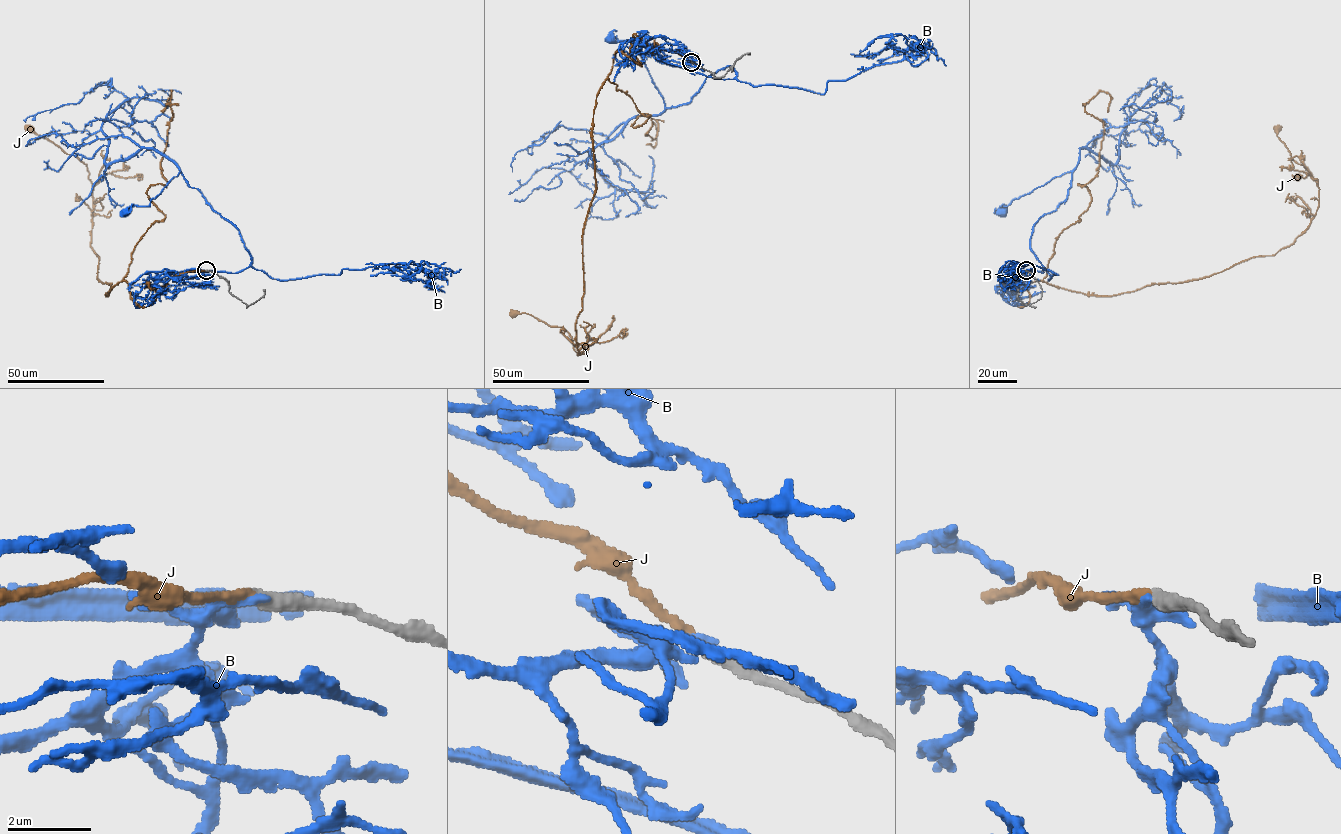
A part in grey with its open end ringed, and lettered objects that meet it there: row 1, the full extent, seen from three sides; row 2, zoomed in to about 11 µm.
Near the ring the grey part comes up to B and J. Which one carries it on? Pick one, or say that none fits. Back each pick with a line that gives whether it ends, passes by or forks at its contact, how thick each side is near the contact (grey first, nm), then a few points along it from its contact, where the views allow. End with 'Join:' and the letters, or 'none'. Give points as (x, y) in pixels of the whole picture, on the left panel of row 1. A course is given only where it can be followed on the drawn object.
J: it ends | 360/240 nm | via (206, 270), (147, 283), (147, 306), (126, 281), (106, 295), (87, 165), (28, 128)
Join: J

